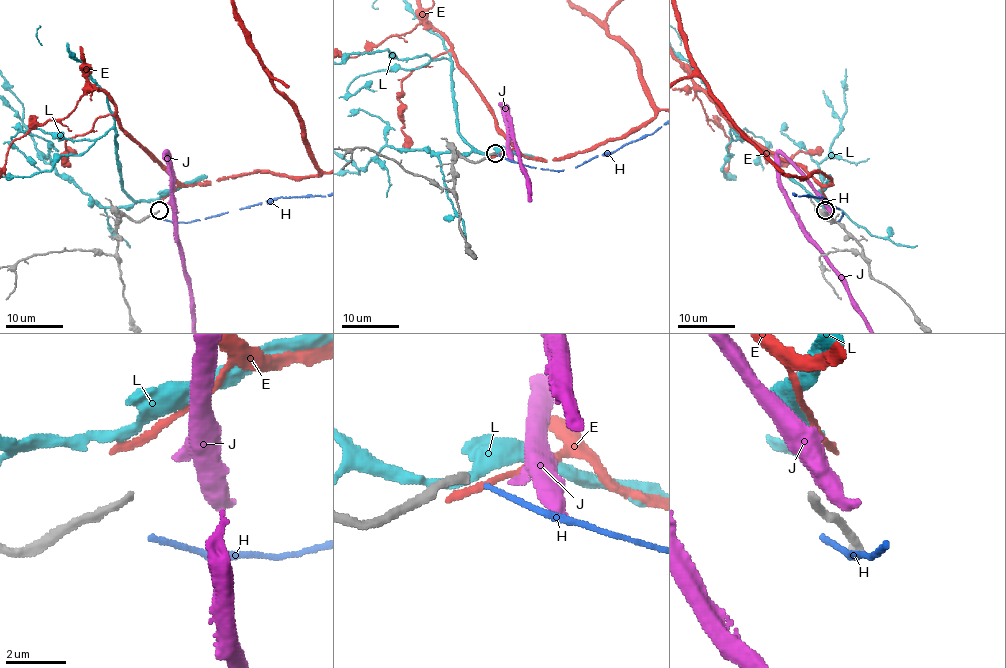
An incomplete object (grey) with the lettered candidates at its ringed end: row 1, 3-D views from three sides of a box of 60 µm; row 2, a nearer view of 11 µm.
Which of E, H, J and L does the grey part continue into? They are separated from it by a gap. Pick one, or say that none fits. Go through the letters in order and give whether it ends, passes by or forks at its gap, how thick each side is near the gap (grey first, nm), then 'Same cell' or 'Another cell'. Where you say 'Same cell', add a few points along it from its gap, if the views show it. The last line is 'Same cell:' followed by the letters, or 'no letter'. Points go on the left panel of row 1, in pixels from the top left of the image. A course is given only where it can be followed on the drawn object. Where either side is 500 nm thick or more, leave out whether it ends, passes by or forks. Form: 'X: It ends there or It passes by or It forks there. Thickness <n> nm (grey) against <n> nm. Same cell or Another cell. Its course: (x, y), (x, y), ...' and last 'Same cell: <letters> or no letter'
E: It ends there. Thickness 240 nm (grey) against 300 nm. Another cell
H: It ends there. Thickness 240 nm (grey) against 180 nm. Another cell
J: It ends there. Thickness 240 nm (grey) against 280 nm. Same cell
L: It passes by. Thickness 240 nm (grey) against 300 nm. Another cell
Same cell: J

